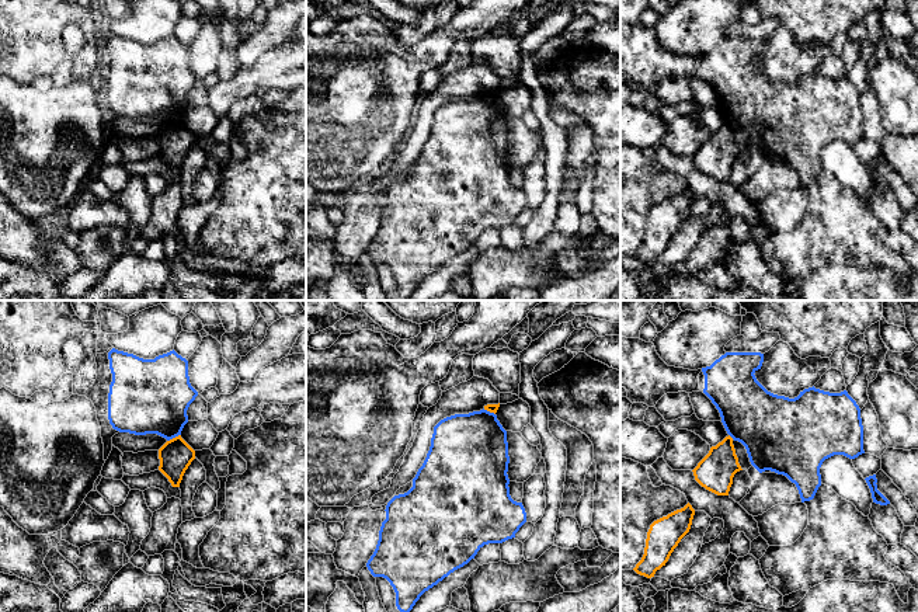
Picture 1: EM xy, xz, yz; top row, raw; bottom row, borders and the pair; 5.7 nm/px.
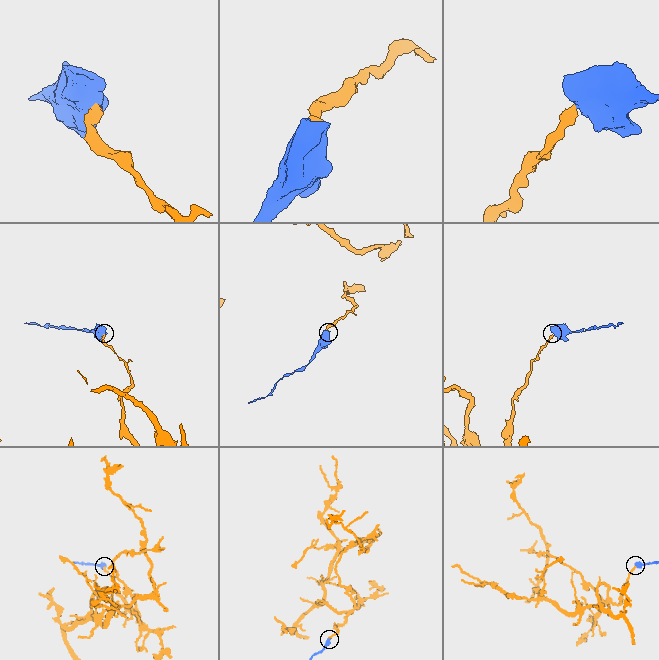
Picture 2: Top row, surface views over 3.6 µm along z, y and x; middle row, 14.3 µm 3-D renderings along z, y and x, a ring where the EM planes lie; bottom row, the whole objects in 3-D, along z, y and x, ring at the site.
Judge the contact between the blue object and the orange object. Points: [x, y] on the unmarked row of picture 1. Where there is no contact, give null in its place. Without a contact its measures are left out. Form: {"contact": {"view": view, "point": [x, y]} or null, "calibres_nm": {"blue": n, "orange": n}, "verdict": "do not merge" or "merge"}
{"contact": {"view": "xy", "point": [173, 122]}, "calibres_nm": {"blue": 400, "orange": 190}, "verdict": "do not merge"}

